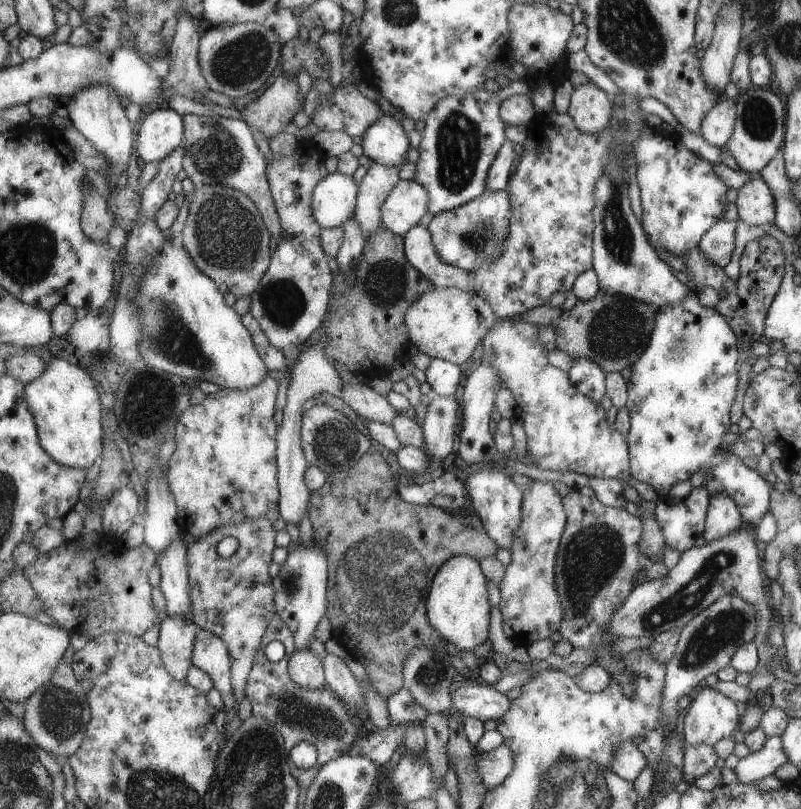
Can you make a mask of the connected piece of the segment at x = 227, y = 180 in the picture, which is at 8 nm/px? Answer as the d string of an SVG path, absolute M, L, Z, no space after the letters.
M184 115L186 124L184 170L198 185L222 185L247 194L260 208L264 222L276 240L284 234L282 221L268 180L268 162L255 142L252 127L242 118Z

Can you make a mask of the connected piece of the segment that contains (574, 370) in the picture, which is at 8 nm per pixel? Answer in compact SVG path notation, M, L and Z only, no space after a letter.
M579 358L573 362L568 372L577 394L591 399L592 402L599 402L606 392L606 374L595 362Z

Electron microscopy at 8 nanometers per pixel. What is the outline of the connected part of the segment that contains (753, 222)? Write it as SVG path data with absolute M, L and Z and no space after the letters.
M761 179L747 180L737 191L737 215L749 226L761 226L774 220L773 194Z

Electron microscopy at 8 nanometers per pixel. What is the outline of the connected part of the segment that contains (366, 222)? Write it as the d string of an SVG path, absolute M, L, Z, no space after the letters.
M371 162L369 173L359 184L356 220L362 232L371 237L383 226L381 208L401 181L399 167L391 167L382 163Z

